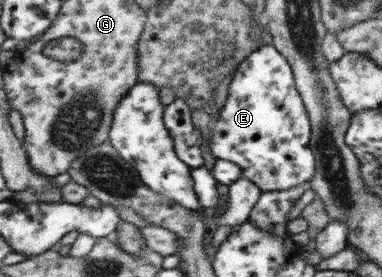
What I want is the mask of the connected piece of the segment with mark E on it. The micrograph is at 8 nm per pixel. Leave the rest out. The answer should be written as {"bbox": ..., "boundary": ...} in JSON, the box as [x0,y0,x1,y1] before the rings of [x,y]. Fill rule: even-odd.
{"bbox":[209,45,315,191],"boundary":[[[273,45],[260,46],[236,69],[220,117],[209,141],[216,159],[227,159],[237,164],[242,176],[258,185],[261,191],[280,191],[312,180],[315,173],[314,152],[310,149],[311,125],[300,92],[294,83],[294,74],[286,58]]]}

